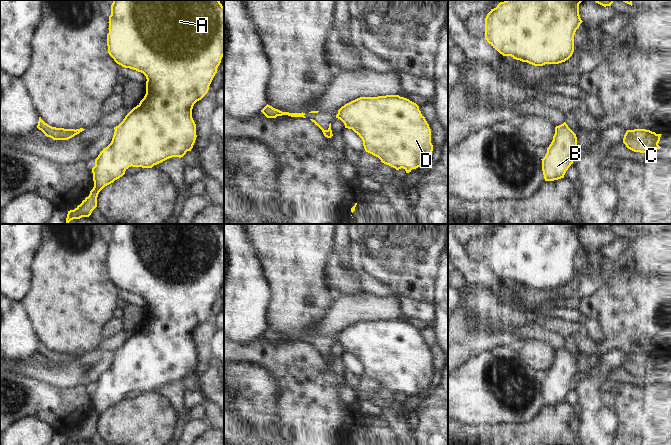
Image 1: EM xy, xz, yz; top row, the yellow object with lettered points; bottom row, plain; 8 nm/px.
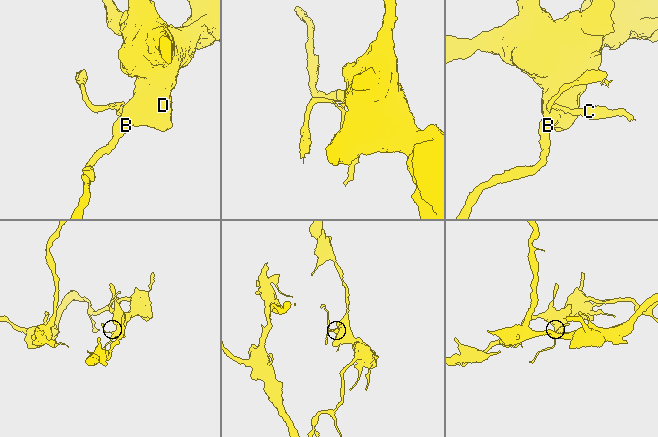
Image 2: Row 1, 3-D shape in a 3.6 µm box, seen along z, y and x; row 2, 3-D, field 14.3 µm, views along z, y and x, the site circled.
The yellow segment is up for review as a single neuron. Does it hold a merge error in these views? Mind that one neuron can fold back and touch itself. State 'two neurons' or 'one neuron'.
two neurons

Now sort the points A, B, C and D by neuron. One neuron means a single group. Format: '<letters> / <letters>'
A B D / C

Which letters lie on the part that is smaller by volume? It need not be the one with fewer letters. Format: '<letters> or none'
C

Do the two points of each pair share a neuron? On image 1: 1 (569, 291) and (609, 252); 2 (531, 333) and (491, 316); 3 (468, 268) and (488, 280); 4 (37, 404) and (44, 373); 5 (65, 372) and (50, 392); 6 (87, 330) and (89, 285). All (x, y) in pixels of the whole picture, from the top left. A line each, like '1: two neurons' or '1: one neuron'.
1: one neuron
2: two neurons
3: one neuron
4: two neurons
5: two neurons
6: one neuron

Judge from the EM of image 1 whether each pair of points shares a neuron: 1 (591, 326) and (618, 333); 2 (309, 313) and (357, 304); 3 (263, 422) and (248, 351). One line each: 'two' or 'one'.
1: two
2: two
3: two

